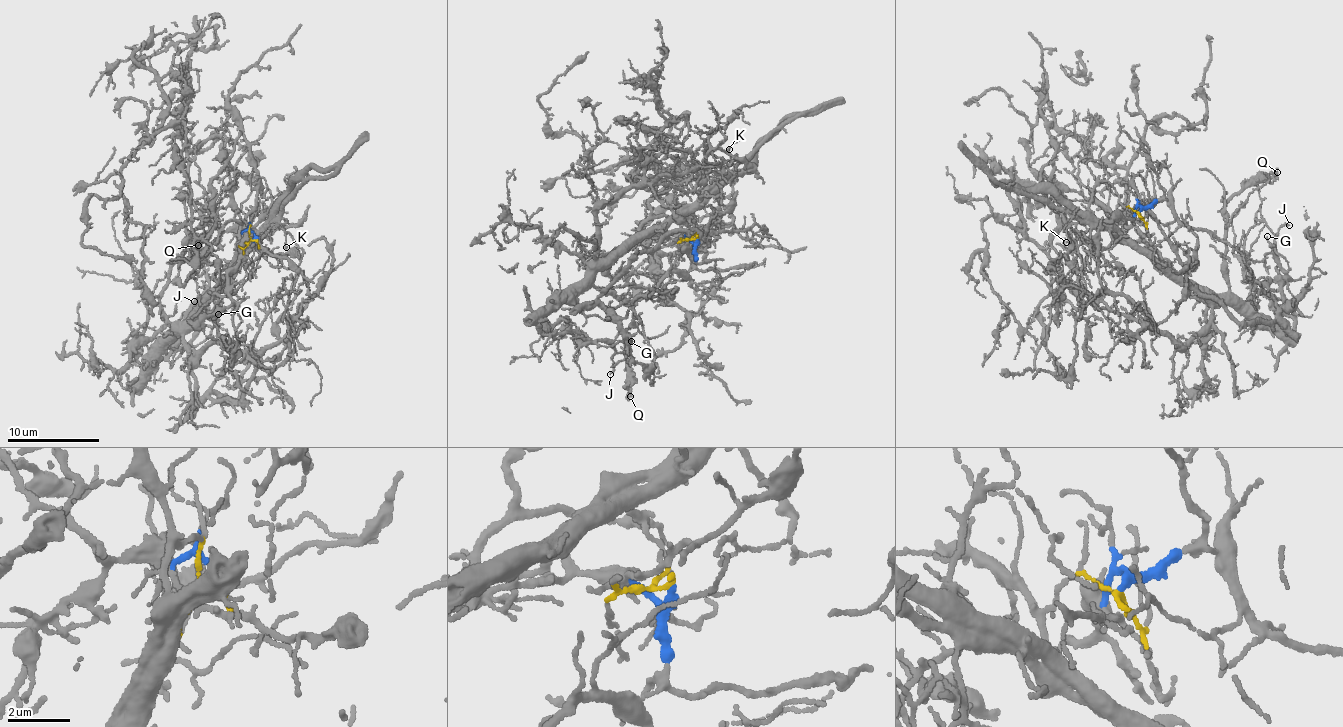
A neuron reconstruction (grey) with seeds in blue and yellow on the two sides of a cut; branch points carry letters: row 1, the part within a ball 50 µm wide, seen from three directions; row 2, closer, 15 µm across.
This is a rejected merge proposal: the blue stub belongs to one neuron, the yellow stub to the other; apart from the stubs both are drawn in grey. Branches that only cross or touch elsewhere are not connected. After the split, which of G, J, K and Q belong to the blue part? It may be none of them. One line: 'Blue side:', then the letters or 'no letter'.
Blue side: no letter

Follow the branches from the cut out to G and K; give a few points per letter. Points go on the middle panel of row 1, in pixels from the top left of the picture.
G: (697, 239), (683, 212), (672, 216), (539, 322), (545, 334), (569, 331), (600, 345), (632, 341)
K: (697, 239), (691, 239), (695, 231), (686, 219), (685, 208), (696, 207), (721, 183), (732, 160), (729, 149)

